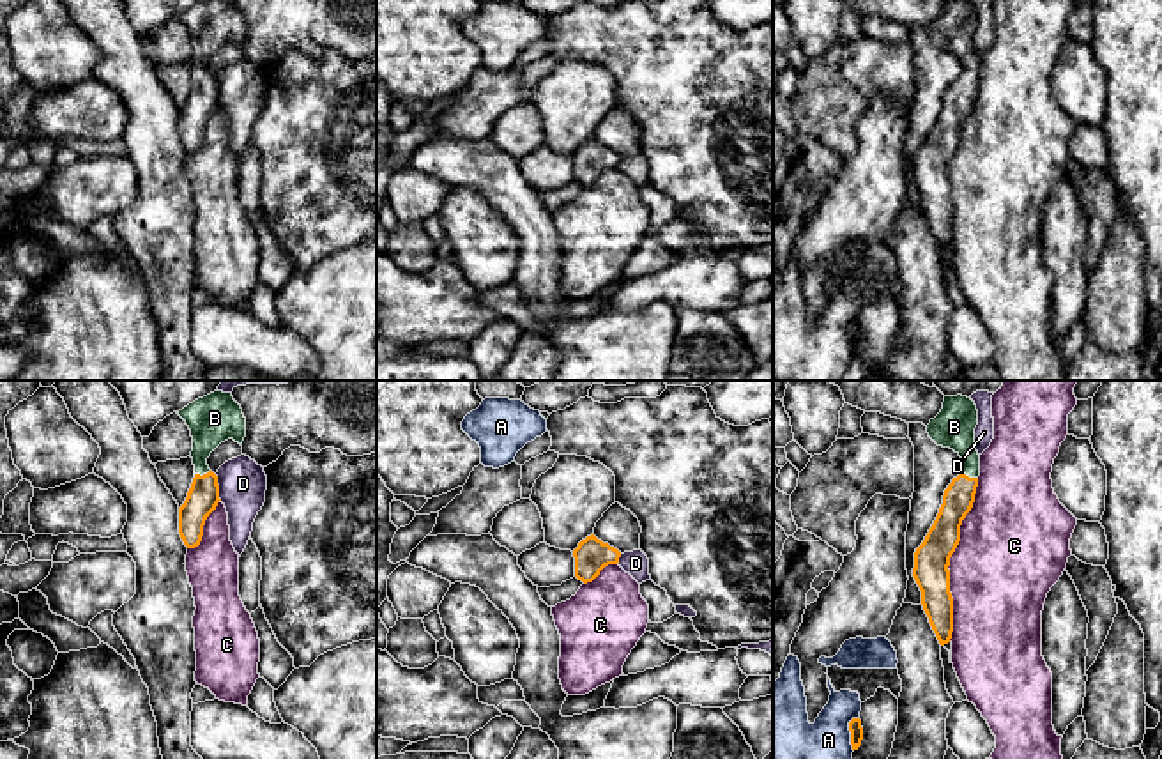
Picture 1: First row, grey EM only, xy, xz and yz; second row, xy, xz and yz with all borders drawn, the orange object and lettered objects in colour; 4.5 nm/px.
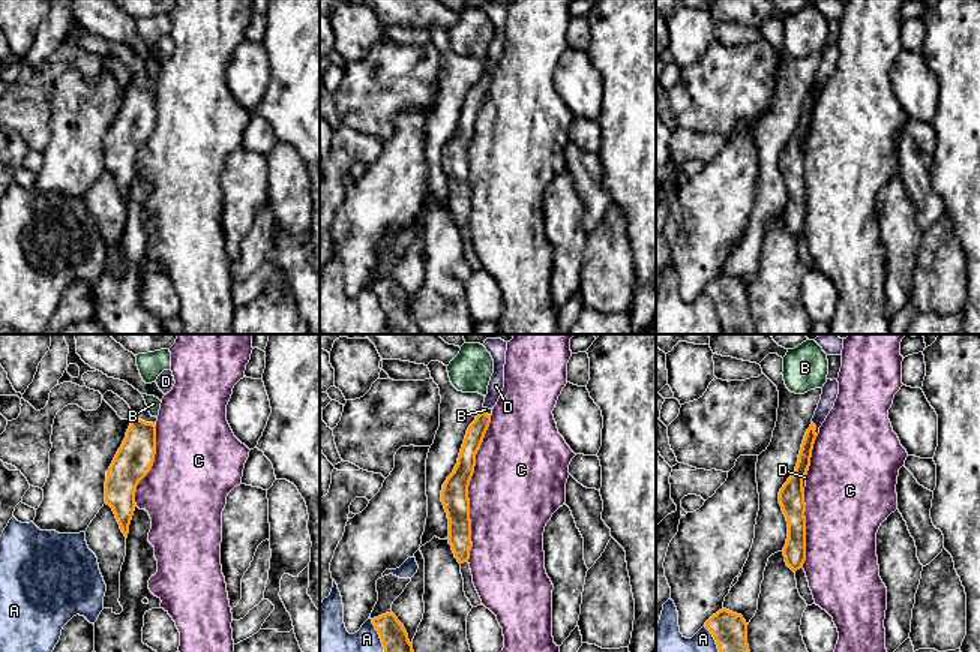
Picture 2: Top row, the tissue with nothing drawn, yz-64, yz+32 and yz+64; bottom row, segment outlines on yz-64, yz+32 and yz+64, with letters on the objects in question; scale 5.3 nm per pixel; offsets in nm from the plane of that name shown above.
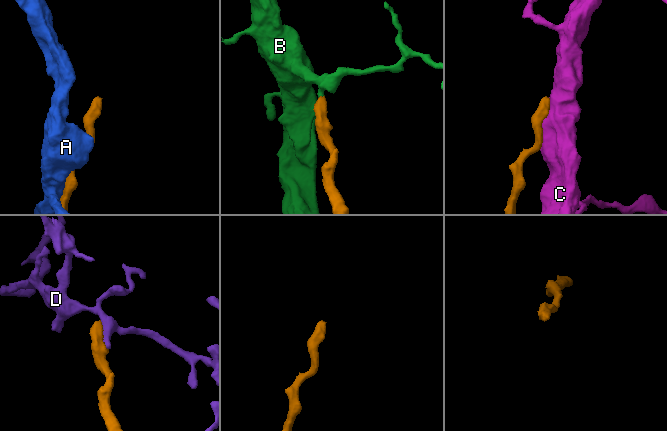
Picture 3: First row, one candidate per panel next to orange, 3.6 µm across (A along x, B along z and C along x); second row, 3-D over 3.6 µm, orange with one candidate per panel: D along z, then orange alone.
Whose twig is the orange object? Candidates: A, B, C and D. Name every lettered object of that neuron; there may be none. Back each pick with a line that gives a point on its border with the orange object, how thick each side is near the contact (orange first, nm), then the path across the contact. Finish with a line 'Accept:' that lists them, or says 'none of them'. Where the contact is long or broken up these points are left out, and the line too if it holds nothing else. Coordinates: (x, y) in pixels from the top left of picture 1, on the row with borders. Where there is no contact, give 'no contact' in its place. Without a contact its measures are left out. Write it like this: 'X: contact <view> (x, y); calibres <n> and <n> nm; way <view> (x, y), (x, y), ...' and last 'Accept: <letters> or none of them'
B: contact yz (968, 476); calibres 140 and 190 nm; way yz (957, 501), (968, 476), (968, 452), (954, 427)
Accept: B

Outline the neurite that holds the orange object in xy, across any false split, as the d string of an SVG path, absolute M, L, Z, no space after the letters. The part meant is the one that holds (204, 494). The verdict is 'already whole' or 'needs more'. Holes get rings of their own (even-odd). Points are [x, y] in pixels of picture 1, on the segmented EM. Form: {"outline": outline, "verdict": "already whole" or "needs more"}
{"outline": "M214 391L177 412L191 430L195 478L184 504L179 508L179 534L187 548L200 545L207 517L219 499L218 476L207 458L225 441L242 444L246 418L232 393Z", "verdict": "needs more"}

